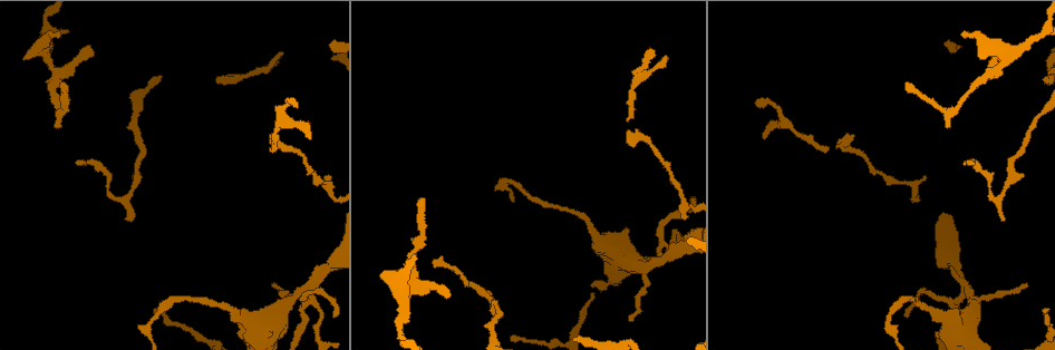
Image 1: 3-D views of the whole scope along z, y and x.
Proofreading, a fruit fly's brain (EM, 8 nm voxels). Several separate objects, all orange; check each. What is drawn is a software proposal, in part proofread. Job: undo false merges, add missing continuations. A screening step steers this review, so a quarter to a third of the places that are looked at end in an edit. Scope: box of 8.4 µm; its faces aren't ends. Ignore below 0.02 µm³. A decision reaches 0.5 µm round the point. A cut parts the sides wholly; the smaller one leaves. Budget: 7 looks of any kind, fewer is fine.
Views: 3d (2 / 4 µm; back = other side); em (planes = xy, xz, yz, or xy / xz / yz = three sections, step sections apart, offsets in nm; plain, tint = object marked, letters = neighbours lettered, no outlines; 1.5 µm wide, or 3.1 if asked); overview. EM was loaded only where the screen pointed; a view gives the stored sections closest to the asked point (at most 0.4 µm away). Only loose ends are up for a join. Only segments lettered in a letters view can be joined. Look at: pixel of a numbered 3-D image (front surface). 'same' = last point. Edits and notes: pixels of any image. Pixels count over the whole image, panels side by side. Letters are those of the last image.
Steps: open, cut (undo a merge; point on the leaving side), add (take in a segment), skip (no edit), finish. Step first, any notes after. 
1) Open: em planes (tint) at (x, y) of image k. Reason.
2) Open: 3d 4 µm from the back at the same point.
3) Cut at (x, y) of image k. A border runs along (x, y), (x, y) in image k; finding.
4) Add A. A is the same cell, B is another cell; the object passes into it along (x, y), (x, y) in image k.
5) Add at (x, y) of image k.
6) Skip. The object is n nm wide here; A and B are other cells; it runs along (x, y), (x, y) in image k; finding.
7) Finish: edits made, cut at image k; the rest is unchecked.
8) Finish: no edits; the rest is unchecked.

Open: em planes (tint) at (451, 293) of image 1. An open end.

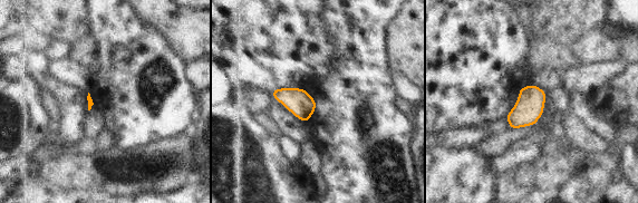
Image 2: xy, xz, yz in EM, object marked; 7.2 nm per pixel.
Open: em planes (letters) at the same point. See the neighbours.

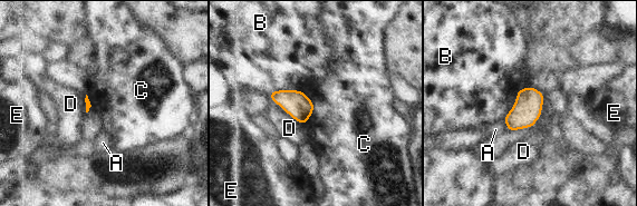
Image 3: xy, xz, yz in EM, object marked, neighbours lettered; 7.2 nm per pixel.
Skip. The longest contact is with D, 280 nm; A, B, C, D and E are other cells; a border runs along (312, 101), (312, 113), (305, 123) in image 3; none of them fits.

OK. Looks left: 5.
Open: em planes (letters) at (1003, 220) of image 1. Branch stops here.

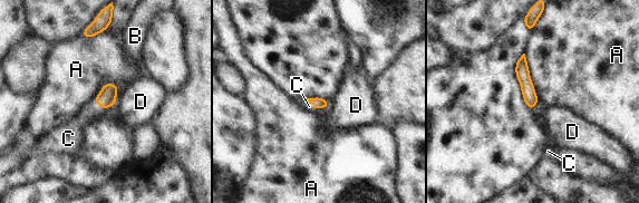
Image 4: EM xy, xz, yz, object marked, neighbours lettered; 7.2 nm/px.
Add C. C is the same cell, A, B and D are other cells; the object passes into it along (317, 102), (311, 103), (309, 106) in image 4; the neuron continues.

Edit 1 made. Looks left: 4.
Open: overview.

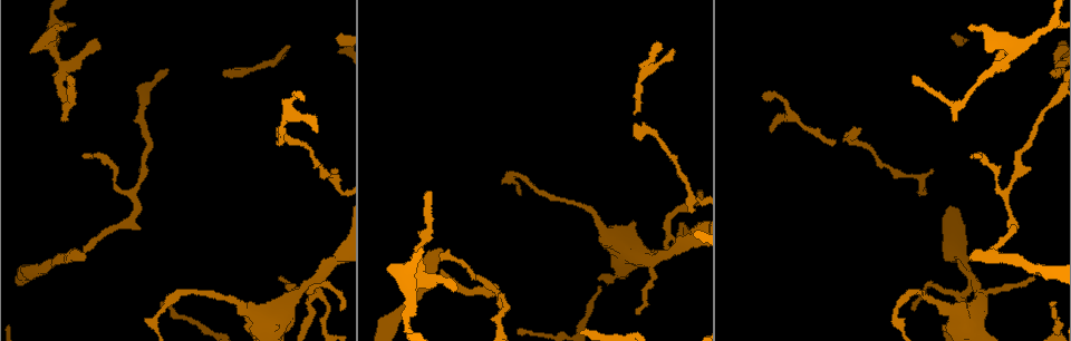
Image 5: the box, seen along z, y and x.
Open: 3d 4 µm from the back at (243, 305) of image 5.

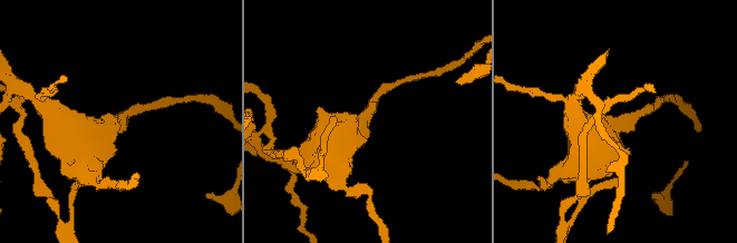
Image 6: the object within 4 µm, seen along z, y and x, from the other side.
Open: em planes (letters) at (372, 106) of image 6.

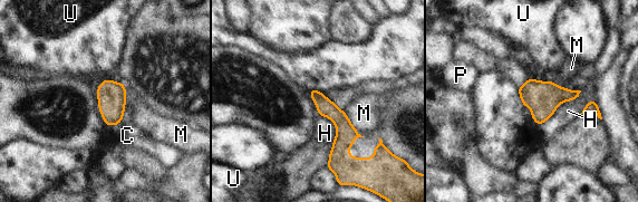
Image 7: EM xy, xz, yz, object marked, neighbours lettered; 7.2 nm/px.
Skip. C, H, M, P and U are other cells; it runs along (312, 93), (341, 122), (338, 160) in image 7; continuous, no second neuron.

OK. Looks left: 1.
Finish: edits made, add at image 4; the rest is unchecked.

